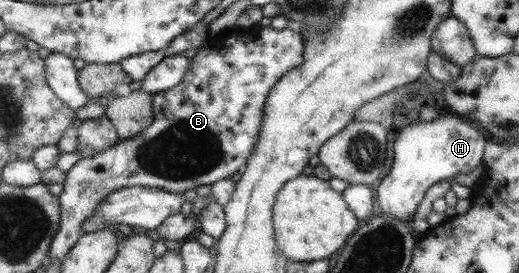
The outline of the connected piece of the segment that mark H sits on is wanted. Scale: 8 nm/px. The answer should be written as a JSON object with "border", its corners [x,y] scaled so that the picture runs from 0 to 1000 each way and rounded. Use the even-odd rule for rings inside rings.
{"border":[[[852,418],[836,443],[796,443],[786,447],[761,495],[759,524],[759,601],[750,648],[736,659],[728,700],[728,747],[736,780],[765,795],[776,806],[792,802],[803,777],[803,755],[819,725],[819,703],[854,659],[873,663],[873,645],[884,637],[908,637],[919,623],[933,590],[933,557],[942,502],[934,502],[915,454],[888,432],[884,421]]]}

